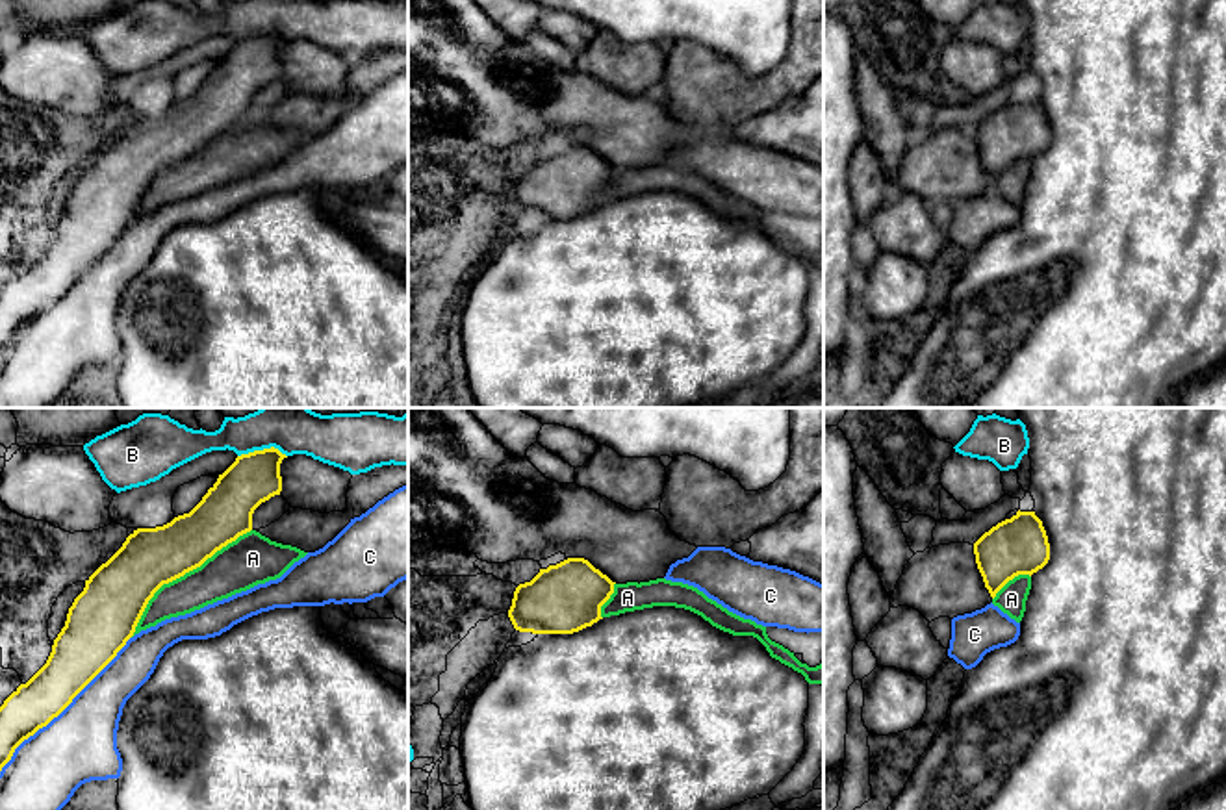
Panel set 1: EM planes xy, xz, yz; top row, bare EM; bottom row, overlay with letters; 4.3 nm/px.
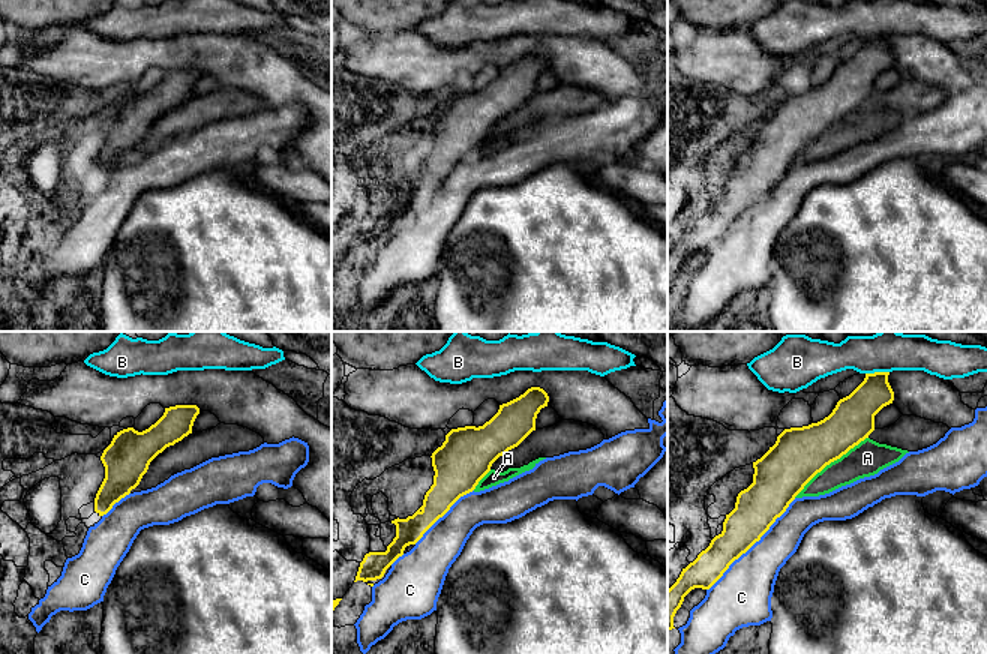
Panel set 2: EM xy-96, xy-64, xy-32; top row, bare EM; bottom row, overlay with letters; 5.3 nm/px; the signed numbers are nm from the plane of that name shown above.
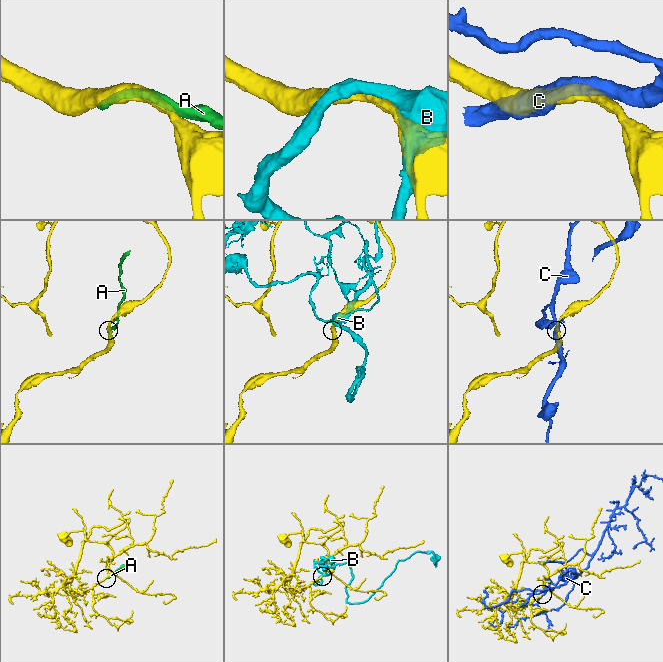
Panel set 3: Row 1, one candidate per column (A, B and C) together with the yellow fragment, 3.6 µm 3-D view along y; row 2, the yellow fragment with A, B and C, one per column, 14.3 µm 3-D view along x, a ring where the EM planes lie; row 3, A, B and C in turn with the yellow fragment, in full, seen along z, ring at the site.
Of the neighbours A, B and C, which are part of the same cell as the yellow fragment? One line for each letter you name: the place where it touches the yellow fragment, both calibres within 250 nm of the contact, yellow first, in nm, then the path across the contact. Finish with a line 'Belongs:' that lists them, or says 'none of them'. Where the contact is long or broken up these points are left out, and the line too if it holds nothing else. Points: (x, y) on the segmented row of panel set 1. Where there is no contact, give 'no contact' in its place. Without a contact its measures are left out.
Belongs: none of them

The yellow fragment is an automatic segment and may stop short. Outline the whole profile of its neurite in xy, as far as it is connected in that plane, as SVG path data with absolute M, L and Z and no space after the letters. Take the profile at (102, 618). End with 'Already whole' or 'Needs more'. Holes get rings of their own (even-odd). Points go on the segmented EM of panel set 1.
M275 447L237 456L189 513L163 526L134 530L122 547L85 580L46 664L0 706L0 771L24 740L57 717L117 656L134 636L148 601L163 584L200 567L217 551L252 530L254 510L282 491L284 458L287 456Z. Already whole

